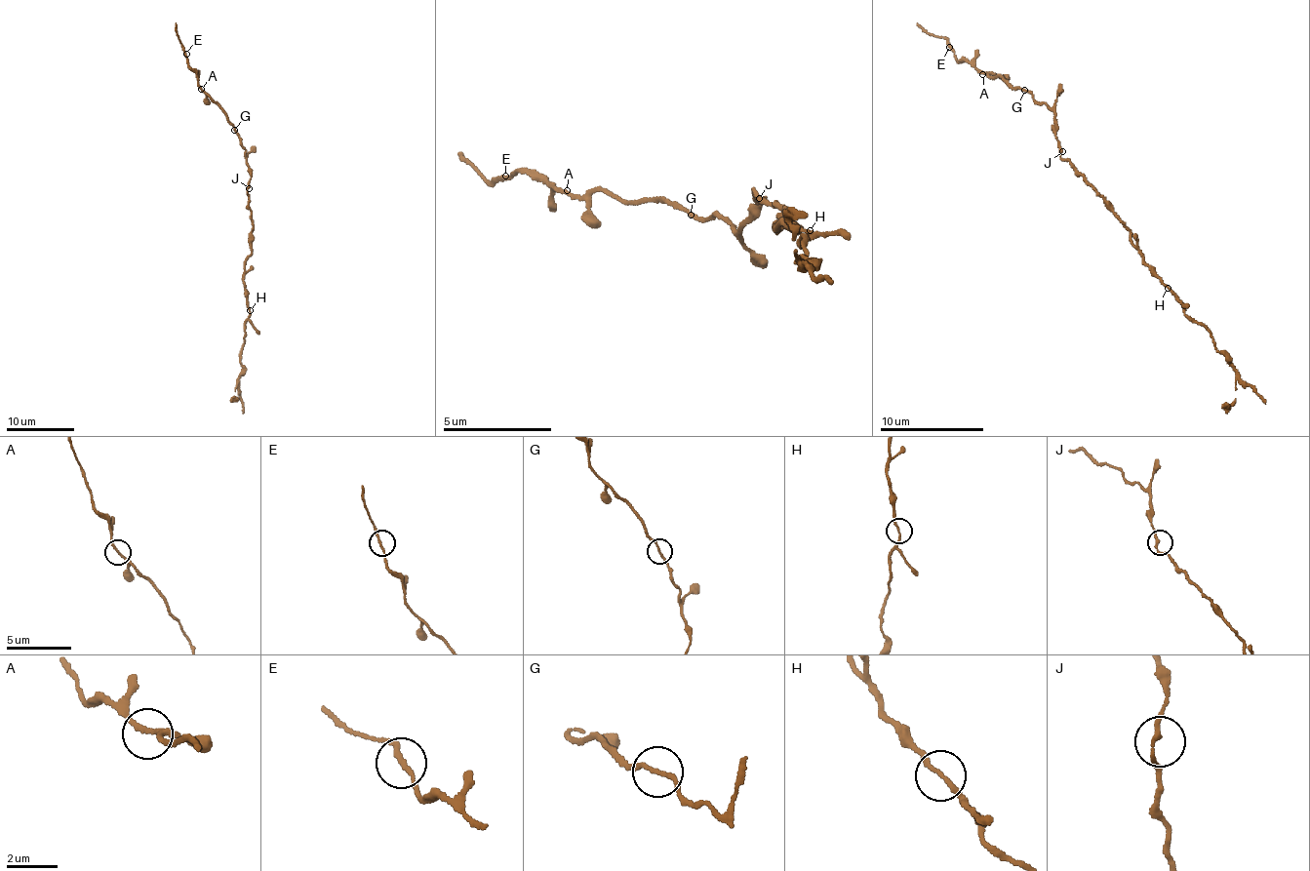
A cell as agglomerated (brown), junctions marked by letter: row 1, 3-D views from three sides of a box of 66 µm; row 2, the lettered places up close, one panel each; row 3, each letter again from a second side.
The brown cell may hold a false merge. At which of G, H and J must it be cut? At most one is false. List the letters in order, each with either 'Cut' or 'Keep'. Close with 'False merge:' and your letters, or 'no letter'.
G: Cut
H: Keep
J: Keep
False merge: G

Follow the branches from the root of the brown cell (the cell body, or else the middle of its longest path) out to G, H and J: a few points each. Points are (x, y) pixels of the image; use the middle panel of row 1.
G: (770, 202), (763, 206), (754, 190), (759, 213), (739, 231), (714, 213), (707, 220), (690, 214)
H: (770, 202), (776, 199), (789, 215), (791, 223), (775, 229), (777, 218), (775, 226), (790, 219), (810, 230)
J: (770, 202), (769, 208), (763, 206), (760, 195), (754, 190), (759, 198)

